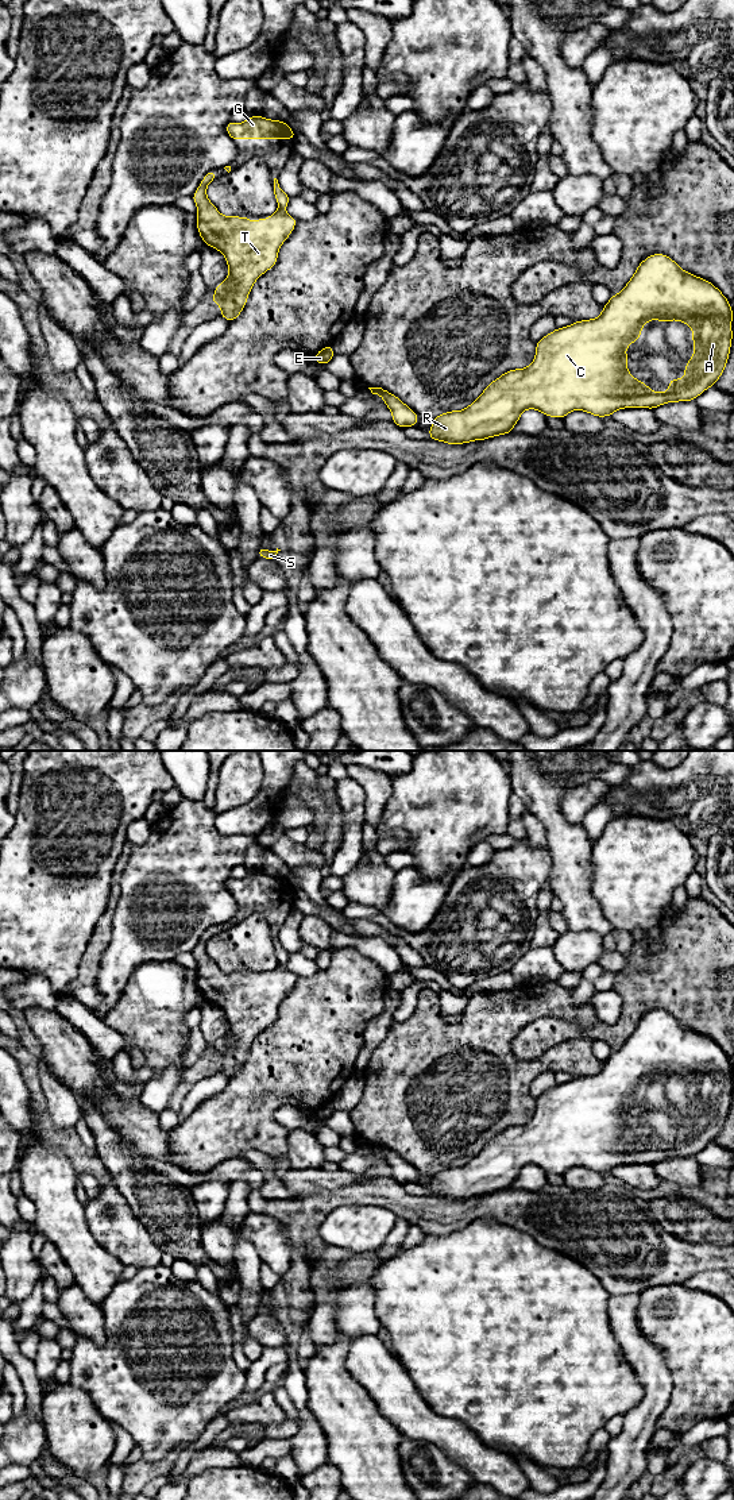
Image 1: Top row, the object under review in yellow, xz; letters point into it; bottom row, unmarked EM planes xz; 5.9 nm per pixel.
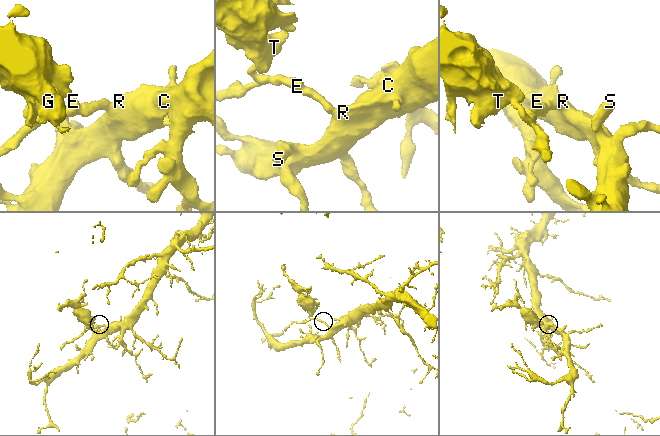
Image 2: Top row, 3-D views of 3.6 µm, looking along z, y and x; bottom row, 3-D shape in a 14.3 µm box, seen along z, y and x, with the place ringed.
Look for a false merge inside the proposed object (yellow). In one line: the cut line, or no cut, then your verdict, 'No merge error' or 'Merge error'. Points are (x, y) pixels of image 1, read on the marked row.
Split along xz (216, 288), (219, 303). Merge error

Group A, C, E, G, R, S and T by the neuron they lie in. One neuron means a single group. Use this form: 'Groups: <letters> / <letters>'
Groups: A C E R S / G T

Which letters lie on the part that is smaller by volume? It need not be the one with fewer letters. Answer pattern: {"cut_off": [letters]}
{"cut_off": ["G", "T"]}

